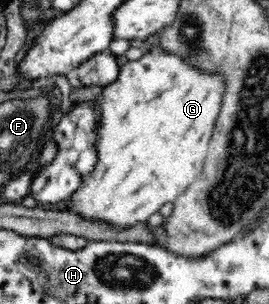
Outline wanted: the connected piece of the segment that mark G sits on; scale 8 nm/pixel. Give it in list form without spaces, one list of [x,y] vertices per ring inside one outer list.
[[[156,39],[149,40],[141,56],[128,60],[120,68],[117,81],[104,87],[102,94],[95,99],[99,102],[97,110],[103,114],[97,141],[99,161],[75,195],[71,195],[72,207],[68,210],[117,226],[146,224],[165,203],[173,203],[193,181],[203,179],[210,137],[227,87],[225,75],[223,71],[190,65],[179,54],[165,50]]]

